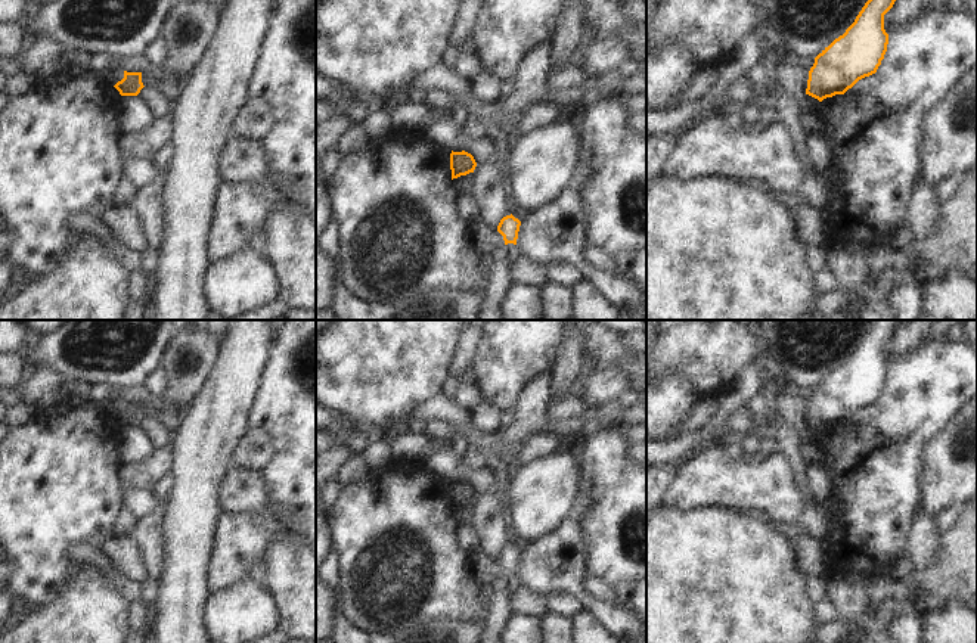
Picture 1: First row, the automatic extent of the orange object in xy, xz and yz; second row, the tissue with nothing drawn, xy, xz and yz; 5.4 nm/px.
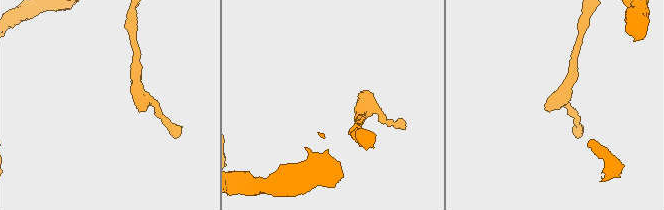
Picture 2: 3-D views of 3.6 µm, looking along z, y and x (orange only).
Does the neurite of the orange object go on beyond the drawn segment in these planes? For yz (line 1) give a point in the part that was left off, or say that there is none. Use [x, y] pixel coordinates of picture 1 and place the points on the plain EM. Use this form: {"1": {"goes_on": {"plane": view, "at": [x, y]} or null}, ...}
{"1": {"goes_on": null}}

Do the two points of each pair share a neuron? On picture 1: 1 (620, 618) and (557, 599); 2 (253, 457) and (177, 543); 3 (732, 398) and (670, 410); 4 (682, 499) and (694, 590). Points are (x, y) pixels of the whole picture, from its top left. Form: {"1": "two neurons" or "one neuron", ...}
{"1": "two neurons", "2": "two neurons", "3": "two neurons", "4": "two neurons"}

